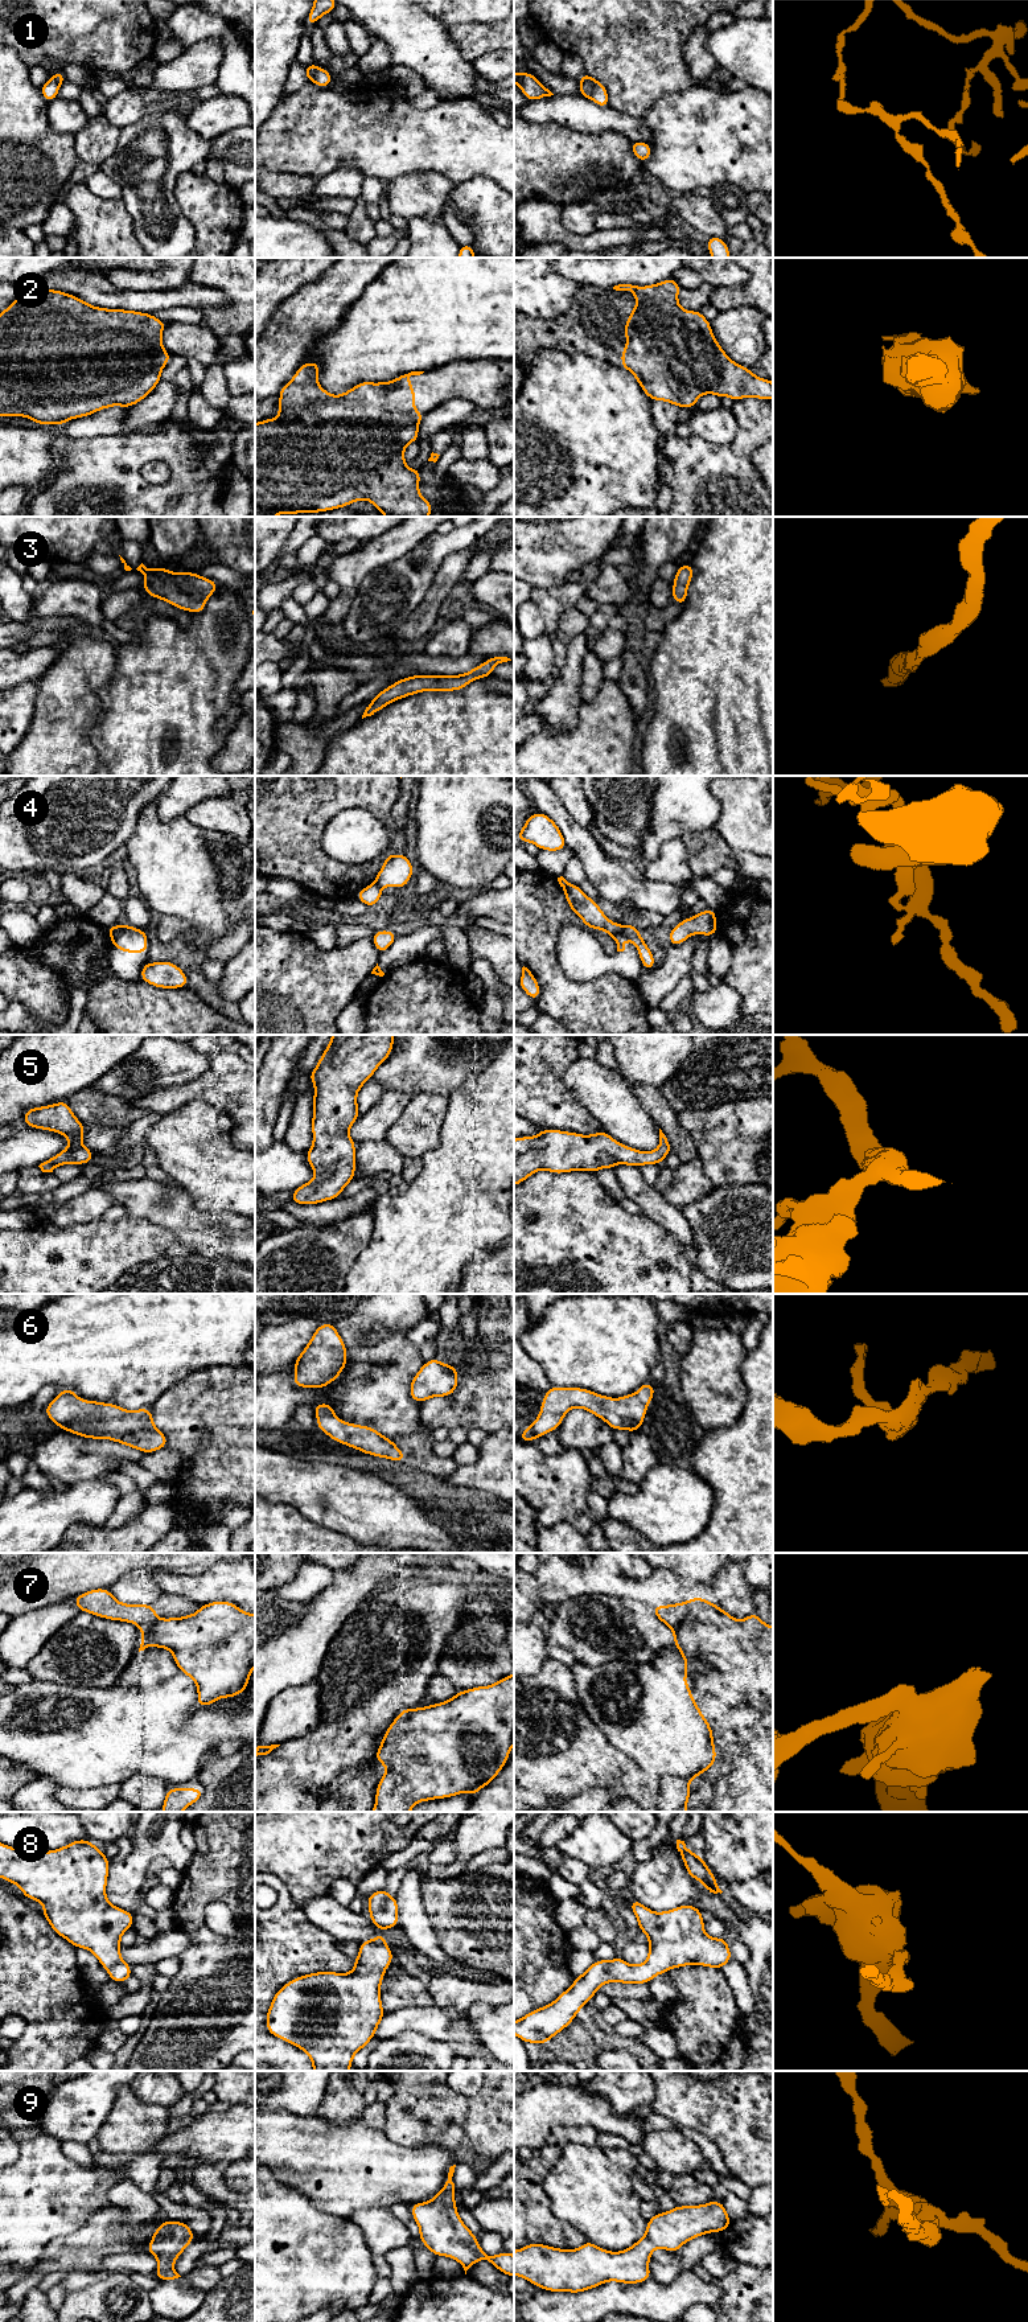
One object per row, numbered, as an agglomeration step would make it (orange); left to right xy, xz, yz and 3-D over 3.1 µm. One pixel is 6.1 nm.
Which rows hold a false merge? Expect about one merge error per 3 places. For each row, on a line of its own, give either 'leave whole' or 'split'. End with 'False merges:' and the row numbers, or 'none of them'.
1: split
2: leave whole
3: leave whole
4: split
5: leave whole
6: leave whole
7: split
8: leave whole
9: leave whole
False merges: 1, 4, 7

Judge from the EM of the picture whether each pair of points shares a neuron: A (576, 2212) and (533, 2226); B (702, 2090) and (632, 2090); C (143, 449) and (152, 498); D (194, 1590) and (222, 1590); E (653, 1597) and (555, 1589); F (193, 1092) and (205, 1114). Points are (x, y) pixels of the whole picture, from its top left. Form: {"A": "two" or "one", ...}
{"A": "two", "B": "two", "C": "one", "D": "one", "E": "one", "F": "two"}

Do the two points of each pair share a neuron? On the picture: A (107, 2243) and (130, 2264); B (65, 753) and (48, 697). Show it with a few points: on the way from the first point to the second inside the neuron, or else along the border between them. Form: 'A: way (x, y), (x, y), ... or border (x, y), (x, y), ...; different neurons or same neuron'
A: border (144, 2247), (109, 2255), (102, 2269); different neurons
B: way (60, 739), (60, 711); same neuron

